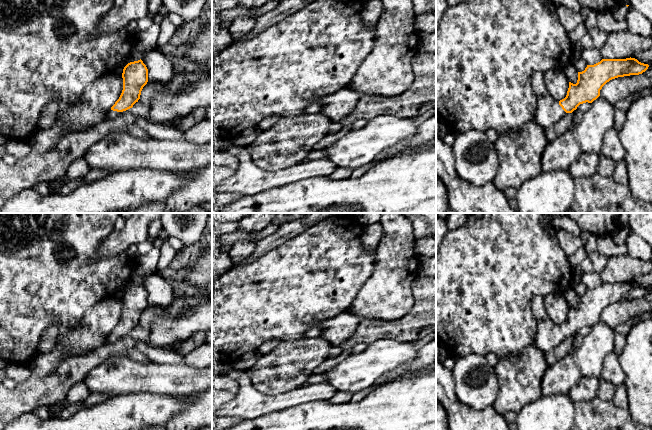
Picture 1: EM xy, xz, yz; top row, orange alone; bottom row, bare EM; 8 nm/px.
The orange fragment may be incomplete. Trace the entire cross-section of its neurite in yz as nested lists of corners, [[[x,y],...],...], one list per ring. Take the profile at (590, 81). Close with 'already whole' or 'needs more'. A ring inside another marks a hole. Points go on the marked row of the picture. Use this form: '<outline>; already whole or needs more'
[[[635,58],[602,59],[594,65],[587,65],[584,71],[578,72],[576,84],[569,82],[567,95],[559,102],[549,94],[537,98],[537,108],[534,119],[545,131],[566,113],[572,113],[580,104],[592,103],[600,96],[602,87],[612,79],[630,75],[639,75],[648,69],[649,65]]]; needs more

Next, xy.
[[[141,59],[130,62],[124,67],[122,78],[122,93],[106,114],[105,120],[115,119],[121,112],[132,108],[138,102],[141,91],[148,82],[148,69]]]; needs more

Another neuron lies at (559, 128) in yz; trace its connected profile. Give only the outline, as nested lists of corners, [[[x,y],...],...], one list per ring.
[[[566,113],[565,116],[560,121],[558,121],[551,127],[547,128],[544,131],[547,141],[552,142],[557,137],[564,134],[568,129],[568,127],[570,126],[571,121],[572,121],[572,113]]]

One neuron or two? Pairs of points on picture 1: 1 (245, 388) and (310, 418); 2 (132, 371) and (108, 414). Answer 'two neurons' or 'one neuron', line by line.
1: two neurons
2: two neurons

